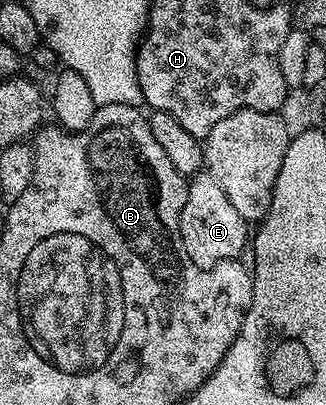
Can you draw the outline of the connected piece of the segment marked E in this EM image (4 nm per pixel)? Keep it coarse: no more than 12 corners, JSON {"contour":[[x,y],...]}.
{"contour":[[206,169],[190,176],[179,236],[193,265],[239,259],[248,220]]}

